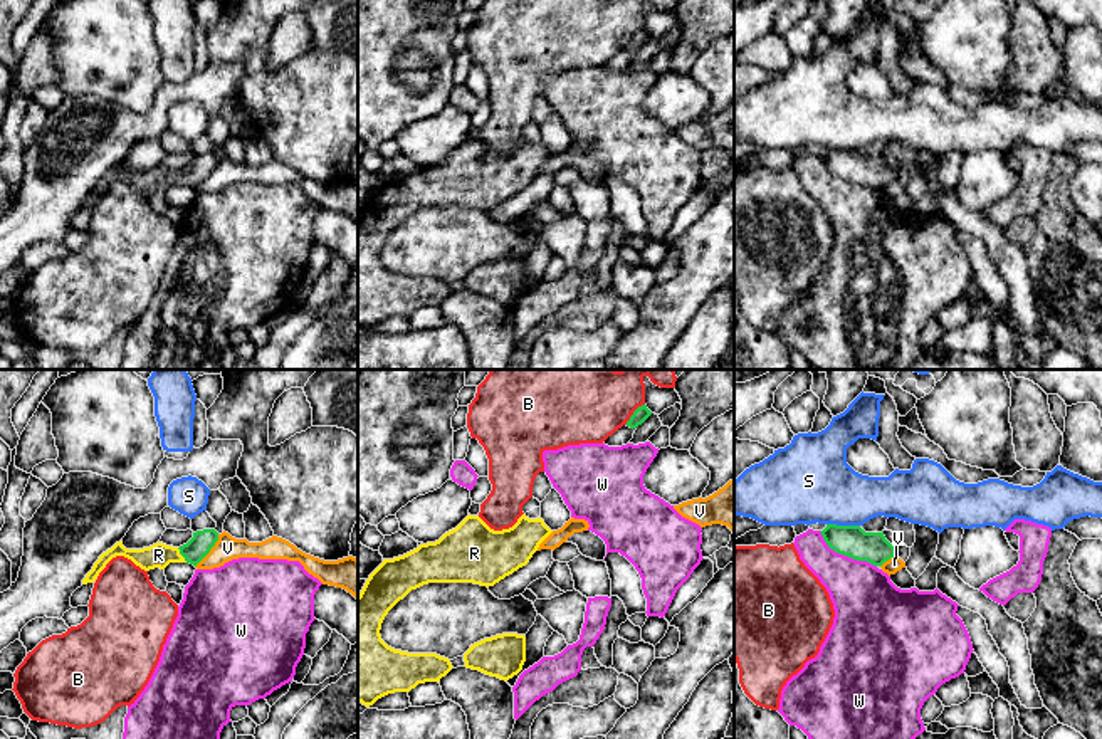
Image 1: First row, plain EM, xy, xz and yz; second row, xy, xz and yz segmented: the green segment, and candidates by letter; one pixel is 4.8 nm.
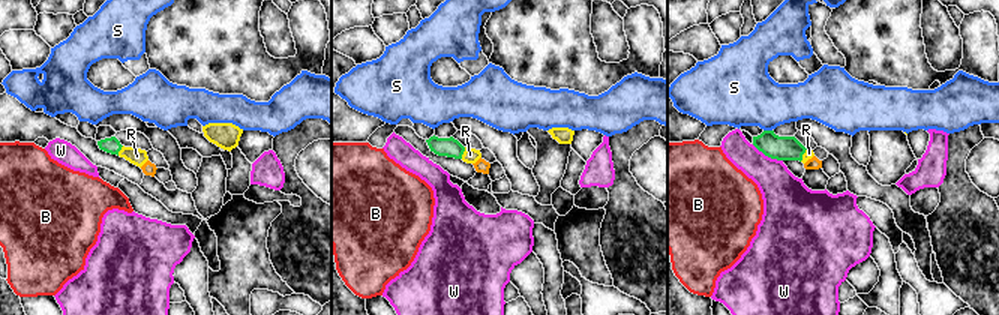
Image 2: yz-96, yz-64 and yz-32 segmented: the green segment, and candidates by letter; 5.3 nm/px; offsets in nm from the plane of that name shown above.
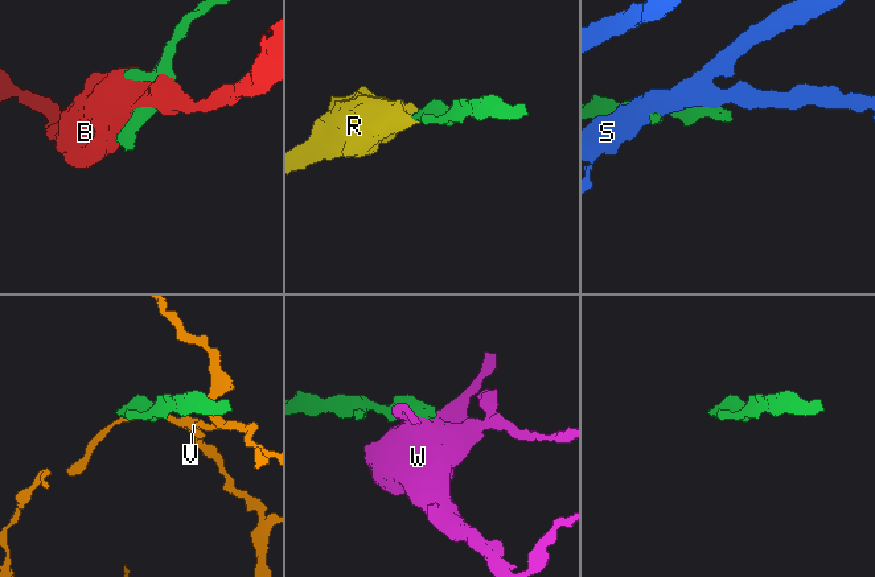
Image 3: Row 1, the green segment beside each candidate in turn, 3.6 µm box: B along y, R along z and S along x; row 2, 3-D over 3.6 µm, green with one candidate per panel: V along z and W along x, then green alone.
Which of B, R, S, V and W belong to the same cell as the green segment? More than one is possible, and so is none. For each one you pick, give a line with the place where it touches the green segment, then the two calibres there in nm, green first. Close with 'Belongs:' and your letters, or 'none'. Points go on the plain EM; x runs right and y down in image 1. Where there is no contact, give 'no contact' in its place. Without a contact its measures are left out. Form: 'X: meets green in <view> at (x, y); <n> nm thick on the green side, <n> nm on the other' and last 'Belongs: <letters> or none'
R: meets green in xy at (180, 177); 110 nm thick on the green side, 120 nm on the other
Belongs: R

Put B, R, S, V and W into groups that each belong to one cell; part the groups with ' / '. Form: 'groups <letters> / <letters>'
groups B / R / S / V / W

